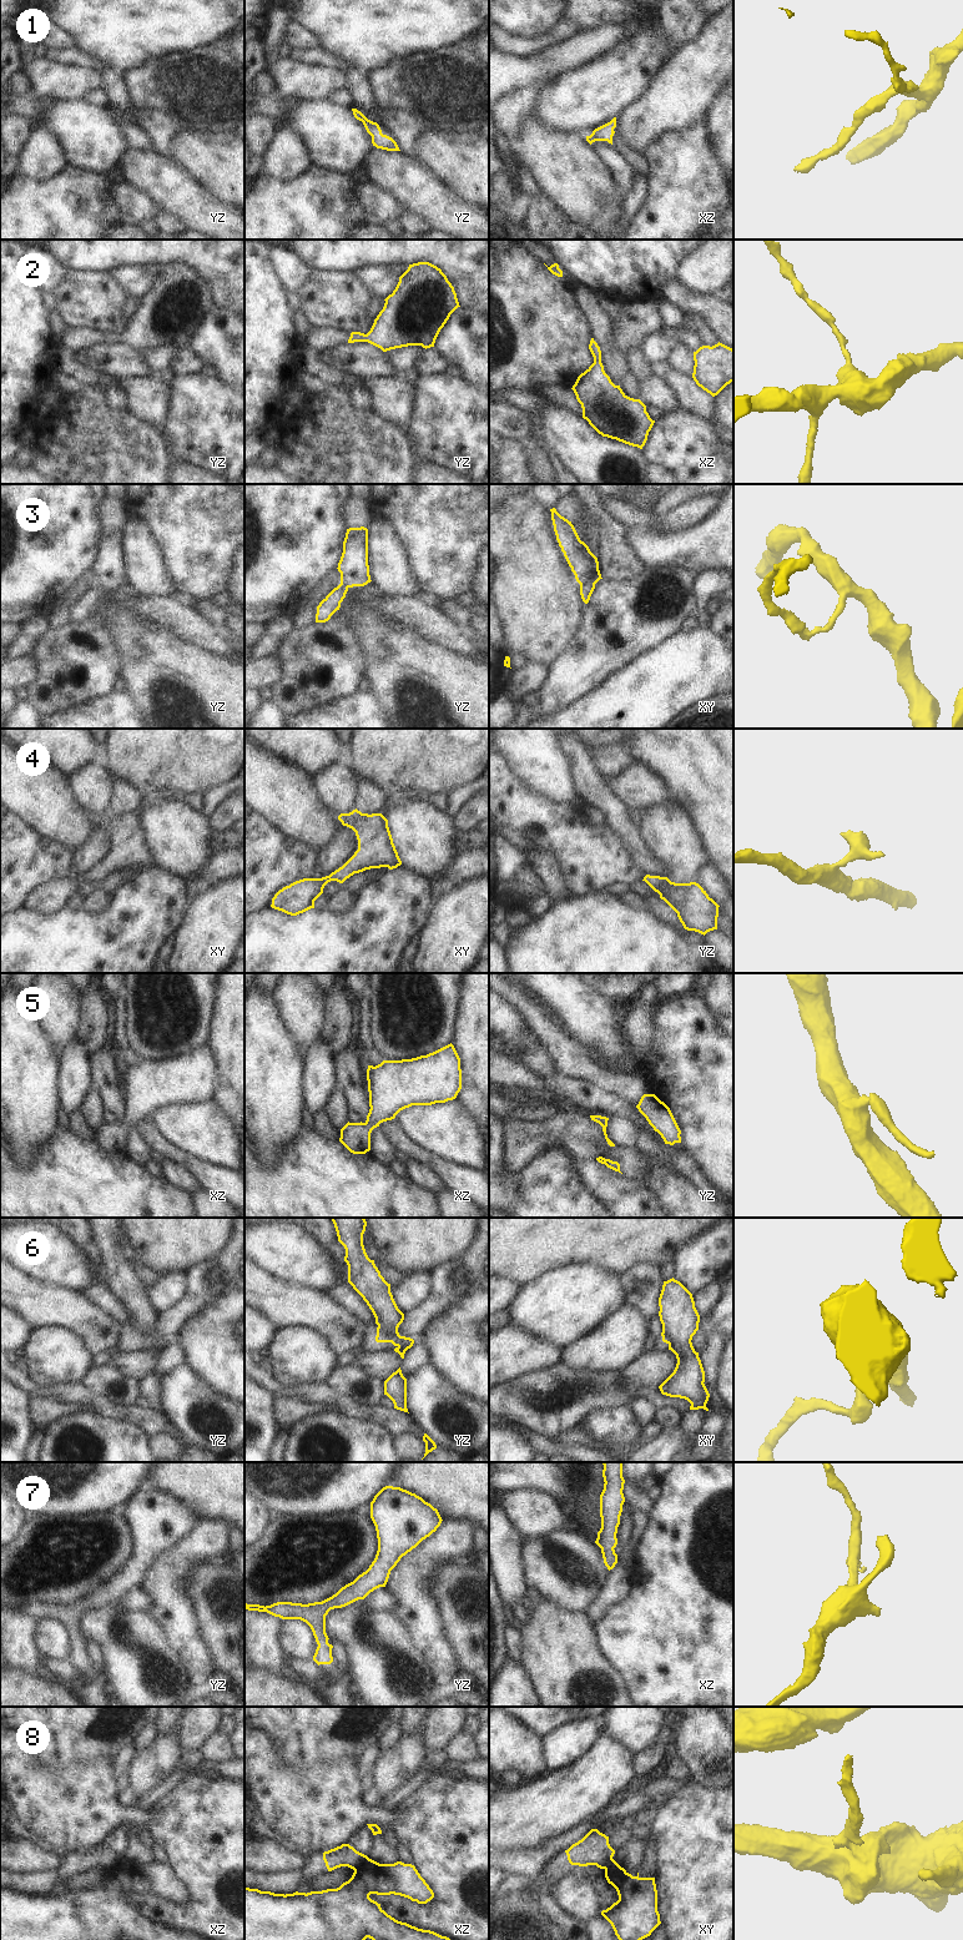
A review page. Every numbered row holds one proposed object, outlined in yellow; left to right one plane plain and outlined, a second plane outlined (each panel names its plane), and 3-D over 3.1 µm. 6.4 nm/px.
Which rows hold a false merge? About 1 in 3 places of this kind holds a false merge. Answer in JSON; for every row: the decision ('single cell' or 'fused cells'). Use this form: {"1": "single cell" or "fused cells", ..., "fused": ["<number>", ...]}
{"1": "single cell", "2": "single cell", "3": "fused cells", "4": "single cell", "5": "single cell", "6": "fused cells", "7": "single cell", "8": "fused cells", "fused": ["3", "6", "8"]}

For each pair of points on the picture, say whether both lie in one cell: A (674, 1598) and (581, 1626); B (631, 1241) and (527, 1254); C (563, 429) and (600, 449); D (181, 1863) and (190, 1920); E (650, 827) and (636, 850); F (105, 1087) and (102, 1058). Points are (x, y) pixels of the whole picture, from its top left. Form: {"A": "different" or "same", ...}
{"A": "different", "B": "same", "C": "same", "D": "same", "E": "different", "F": "same"}

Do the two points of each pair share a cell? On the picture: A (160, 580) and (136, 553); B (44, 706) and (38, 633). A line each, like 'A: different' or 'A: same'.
A: same
B: different

